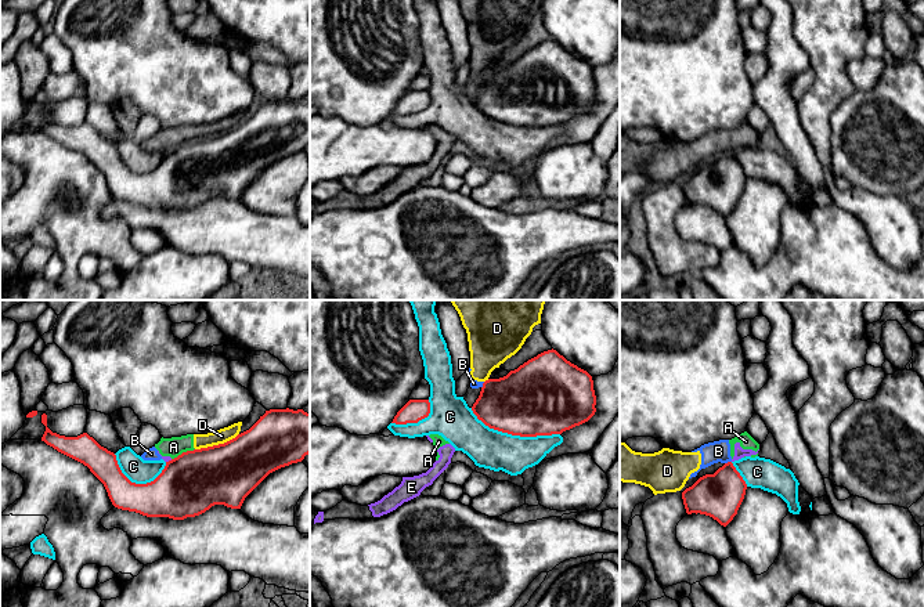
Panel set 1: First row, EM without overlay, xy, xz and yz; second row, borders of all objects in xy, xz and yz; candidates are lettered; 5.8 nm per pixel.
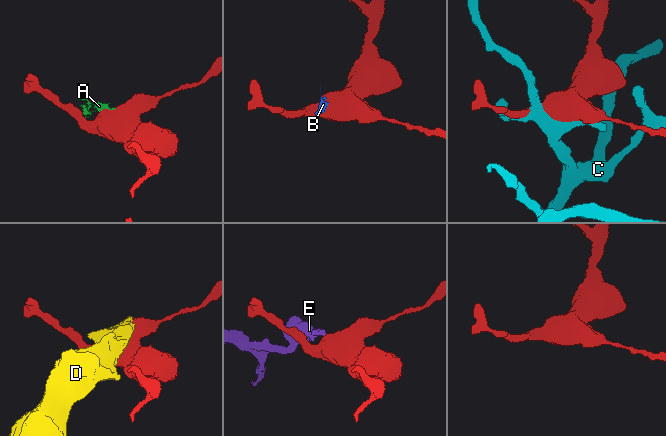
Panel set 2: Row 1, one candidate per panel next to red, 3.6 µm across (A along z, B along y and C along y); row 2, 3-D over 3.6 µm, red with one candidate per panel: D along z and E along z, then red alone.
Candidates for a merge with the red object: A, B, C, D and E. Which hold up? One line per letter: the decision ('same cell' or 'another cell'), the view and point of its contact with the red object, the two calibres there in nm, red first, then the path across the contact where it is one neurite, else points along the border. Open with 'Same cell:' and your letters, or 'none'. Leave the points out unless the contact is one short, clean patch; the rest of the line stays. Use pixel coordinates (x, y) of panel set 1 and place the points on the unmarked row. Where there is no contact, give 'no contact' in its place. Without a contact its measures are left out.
Same cell: none
A: another cell | xy (183, 143) | 360/120 nm | along xy (194, 138), (172, 150)
B: another cell | yz (728, 152) | 260/130 nm | along yz (731, 151), (725, 154)
C: another cell | xz (513, 125) | 420/240 nm
D: another cell | xy (216, 136) | 360/90 nm
E: another cell | xy (169, 151) | 360/30 nm | along xy (172, 150), (166, 152)

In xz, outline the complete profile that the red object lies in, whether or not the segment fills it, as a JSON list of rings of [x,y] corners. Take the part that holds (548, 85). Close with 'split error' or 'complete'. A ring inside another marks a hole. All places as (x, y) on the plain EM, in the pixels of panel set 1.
[[[556,40],[528,50],[499,69],[483,73],[473,104],[490,119],[520,127],[562,124],[588,112],[596,102],[592,66]]]; complete

